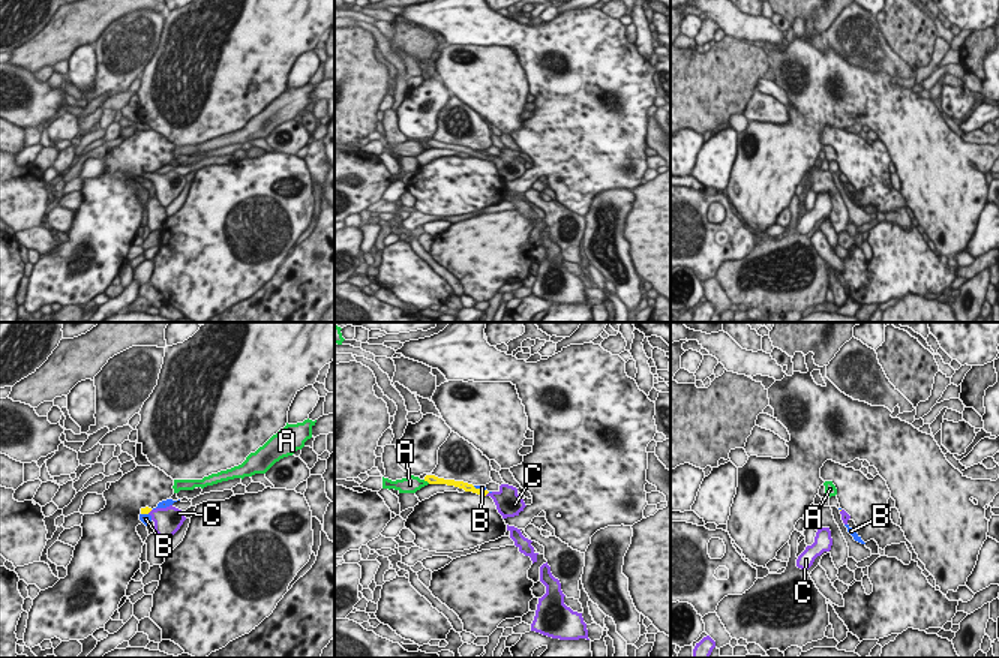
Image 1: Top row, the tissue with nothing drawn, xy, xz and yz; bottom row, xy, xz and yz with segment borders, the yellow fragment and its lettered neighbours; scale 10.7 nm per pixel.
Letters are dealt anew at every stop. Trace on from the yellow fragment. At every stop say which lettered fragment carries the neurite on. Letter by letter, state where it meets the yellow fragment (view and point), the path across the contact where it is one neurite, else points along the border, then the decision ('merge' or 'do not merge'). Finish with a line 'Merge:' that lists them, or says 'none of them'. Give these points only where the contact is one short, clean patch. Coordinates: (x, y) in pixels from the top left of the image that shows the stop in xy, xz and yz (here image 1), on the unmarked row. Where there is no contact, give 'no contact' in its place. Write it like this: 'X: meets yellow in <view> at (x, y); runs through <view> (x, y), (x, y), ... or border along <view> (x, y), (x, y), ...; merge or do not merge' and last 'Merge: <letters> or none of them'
A: meets yellow in xz at (426, 144); do not merge
B: meets yellow in xz at (479, 153); border along xz (473, 150), (485, 155); do not merge
C: meets yellow in xz at (486, 158); runs through xz (468, 152), (486, 158), (507, 165); merge
Merge: C

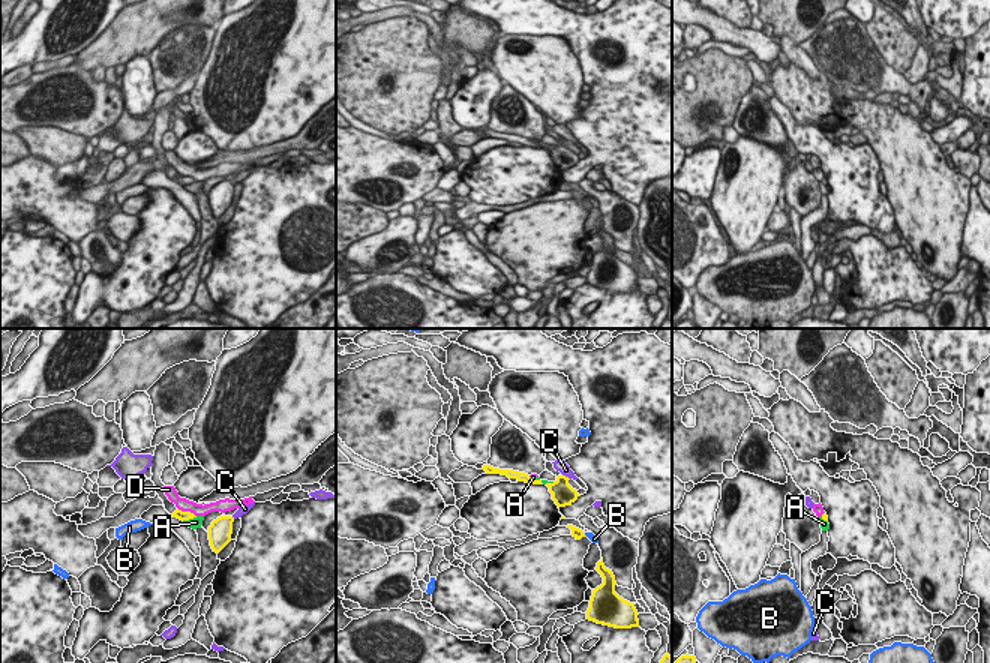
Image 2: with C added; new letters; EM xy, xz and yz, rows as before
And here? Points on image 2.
A: meets yellow in xy at (189, 182); do not merge
B: meets yellow in xz at (584, 198); do not merge
C: meets yellow in xz at (564, 140); do not merge
D: meets yellow in xy at (186, 176); border along xy (177, 171), (195, 180); do not merge
Merge: none of them

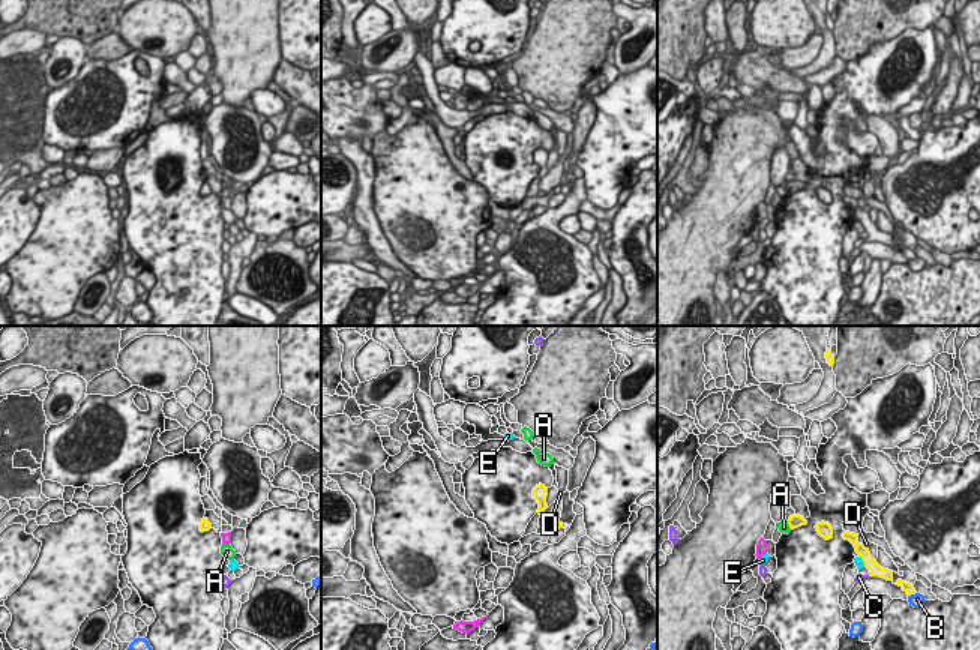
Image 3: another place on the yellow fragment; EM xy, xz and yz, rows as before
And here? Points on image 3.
A: meets yellow in yz at (788, 188); do not merge
B: meets yellow in yz at (911, 257); do not merge
C: meets yellow in yz at (874, 239); runs through yz (875, 233), (874, 239), (859, 240); merge
D: meets yellow in yz at (863, 209); border along yz (862, 207), (868, 212); do not merge
E: meets yellow in yz at (862, 222); border along yz (859, 219), (865, 228); do not merge
Merge: C

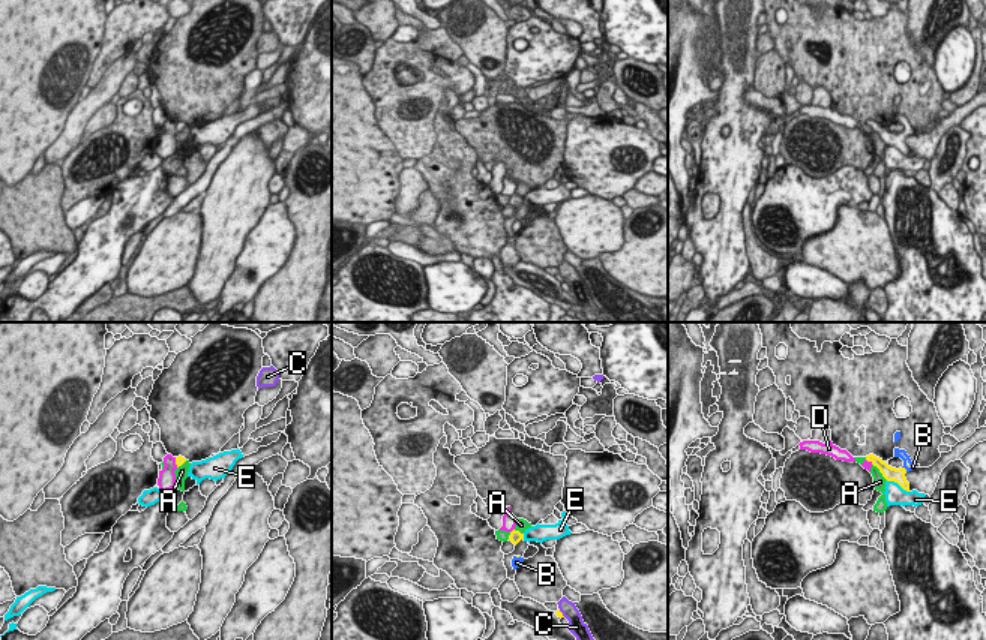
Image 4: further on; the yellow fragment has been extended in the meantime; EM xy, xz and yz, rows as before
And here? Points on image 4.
A: meets yellow in yz at (880, 135); border along yz (872, 128), (887, 144); do not merge
B: meets yellow in yz at (905, 134); runs through yz (890, 138), (899, 138), (905, 134), (908, 129); merge
C: meets yellow in xz at (562, 278); do not merge
D: meets yellow in xz at (512, 195); border along xz (514, 192), (511, 197); do not merge
E: meets yellow in yz at (898, 147); do not merge
Merge: B

